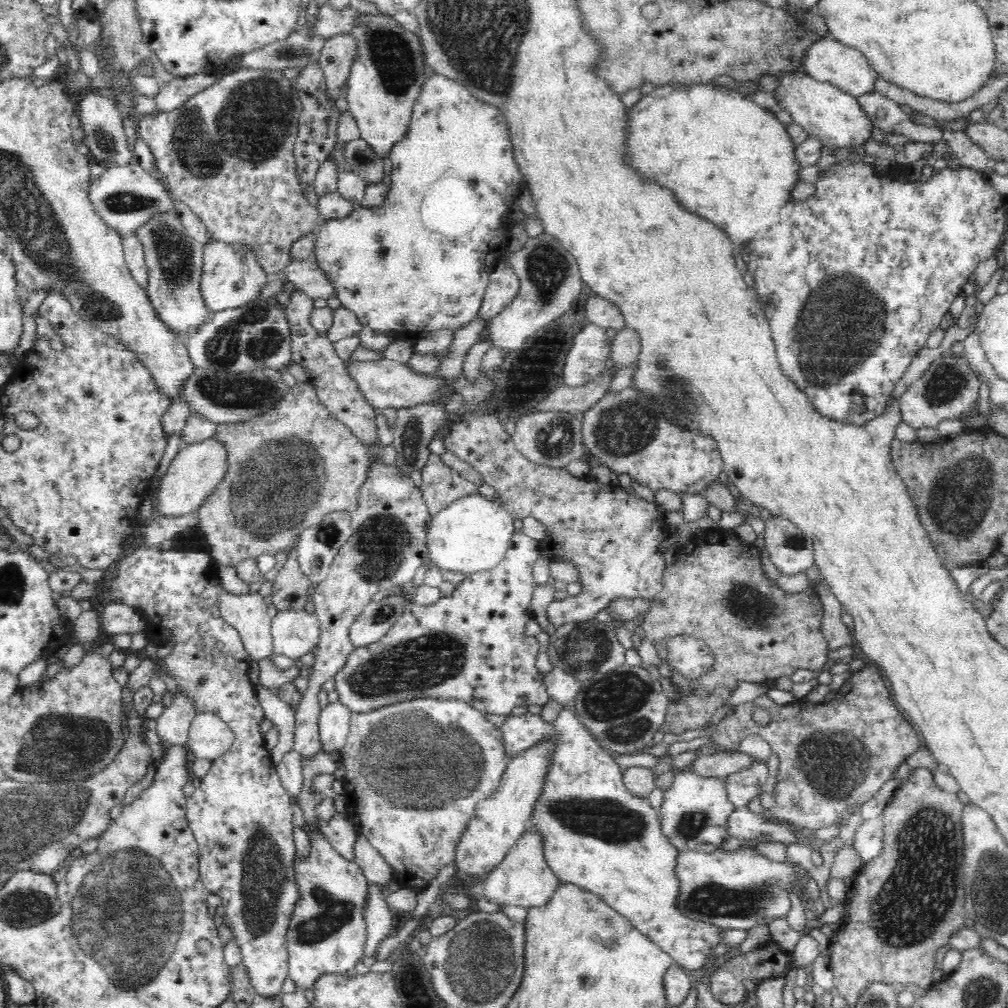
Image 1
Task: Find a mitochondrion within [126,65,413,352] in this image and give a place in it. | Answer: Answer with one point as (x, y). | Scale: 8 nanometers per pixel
(255, 126)

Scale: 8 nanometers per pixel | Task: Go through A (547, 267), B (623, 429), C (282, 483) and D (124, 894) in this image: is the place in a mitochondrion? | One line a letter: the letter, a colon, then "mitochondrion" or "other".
A: mitochondrion
B: mitochondrion
C: mitochondrion
D: mitochondrion

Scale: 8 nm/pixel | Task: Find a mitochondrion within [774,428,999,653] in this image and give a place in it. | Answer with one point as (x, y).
(963, 492)

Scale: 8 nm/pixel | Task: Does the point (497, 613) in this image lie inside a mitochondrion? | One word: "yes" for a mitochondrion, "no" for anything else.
no

